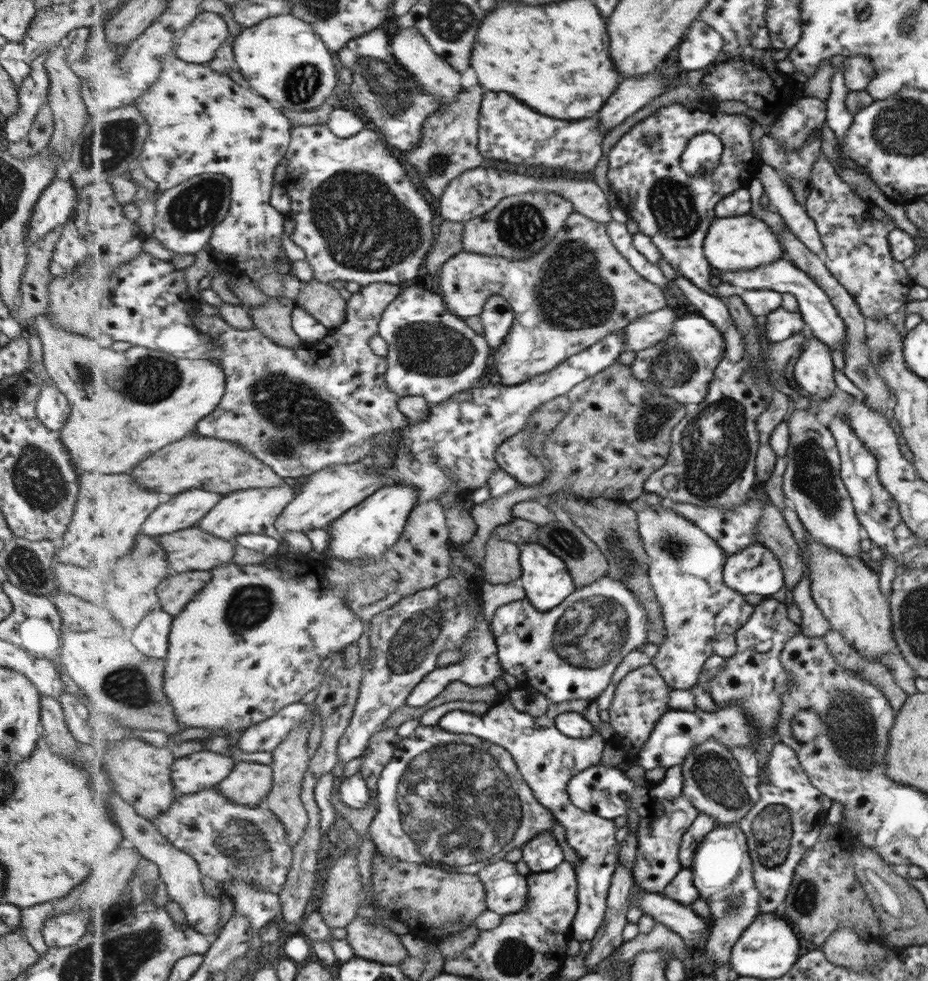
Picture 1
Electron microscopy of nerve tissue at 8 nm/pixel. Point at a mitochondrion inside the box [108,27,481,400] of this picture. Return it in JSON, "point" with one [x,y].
{"point":[365,227]}

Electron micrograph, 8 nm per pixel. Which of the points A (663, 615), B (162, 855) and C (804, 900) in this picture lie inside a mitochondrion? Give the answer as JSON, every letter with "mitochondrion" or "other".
{"A":"other","B":"other","C":"mitochondrion"}

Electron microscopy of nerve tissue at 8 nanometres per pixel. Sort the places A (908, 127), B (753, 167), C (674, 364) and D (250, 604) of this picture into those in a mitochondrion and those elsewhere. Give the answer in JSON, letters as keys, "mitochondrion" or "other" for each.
{"A":"mitochondrion","B":"other","C":"mitochondrion","D":"mitochondrion"}

